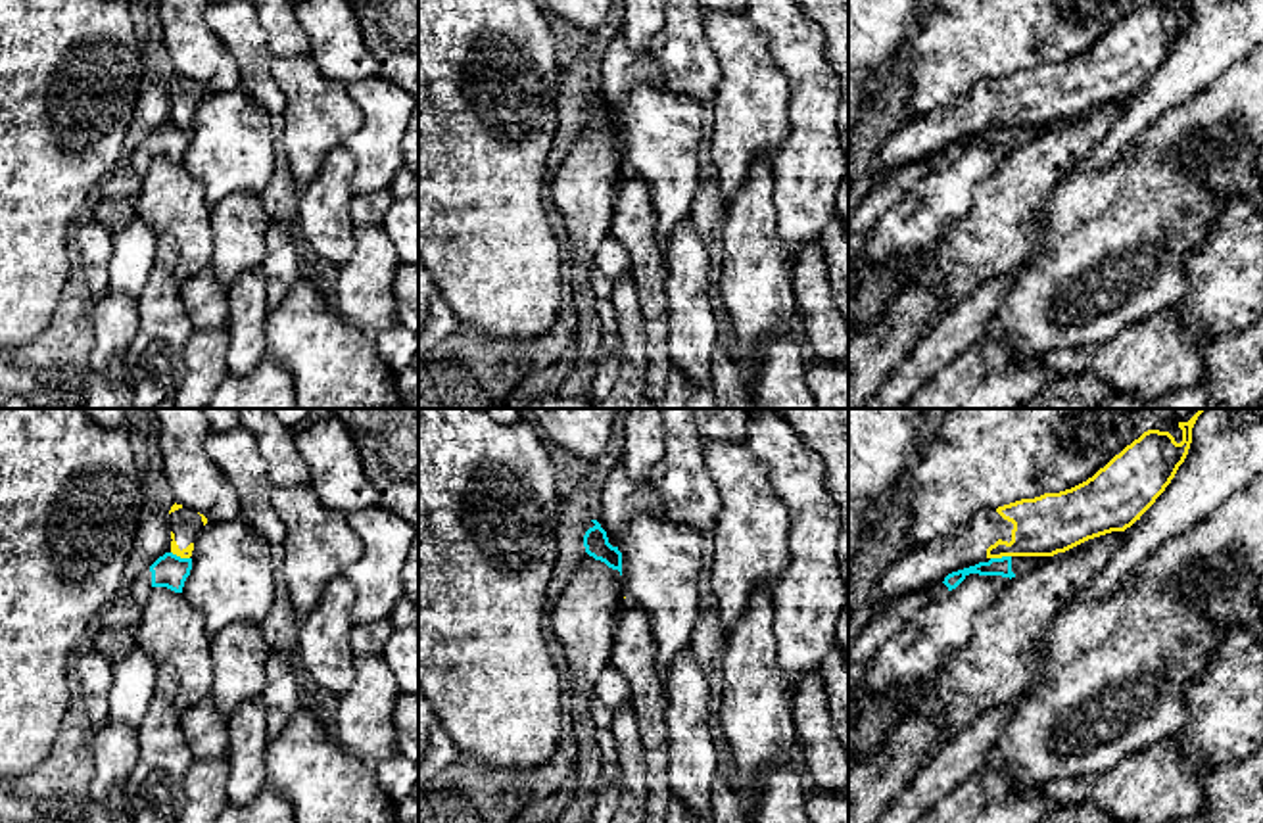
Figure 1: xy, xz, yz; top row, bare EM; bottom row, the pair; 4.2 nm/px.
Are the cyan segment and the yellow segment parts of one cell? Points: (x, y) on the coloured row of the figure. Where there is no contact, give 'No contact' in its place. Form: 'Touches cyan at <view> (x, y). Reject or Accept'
Touches cyan at yz (1002, 557). Reject

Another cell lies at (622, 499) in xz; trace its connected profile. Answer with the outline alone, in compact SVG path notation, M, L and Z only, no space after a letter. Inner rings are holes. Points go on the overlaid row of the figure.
M618 460L603 487L601 512L597 518L612 547L622 543L630 520L639 512L664 516L662 501L651 483L633 483L624 462Z

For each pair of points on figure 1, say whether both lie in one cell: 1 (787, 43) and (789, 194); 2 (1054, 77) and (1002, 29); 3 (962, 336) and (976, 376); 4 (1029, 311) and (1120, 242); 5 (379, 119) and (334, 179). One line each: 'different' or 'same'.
1: same
2: different
3: different
4: same
5: different

